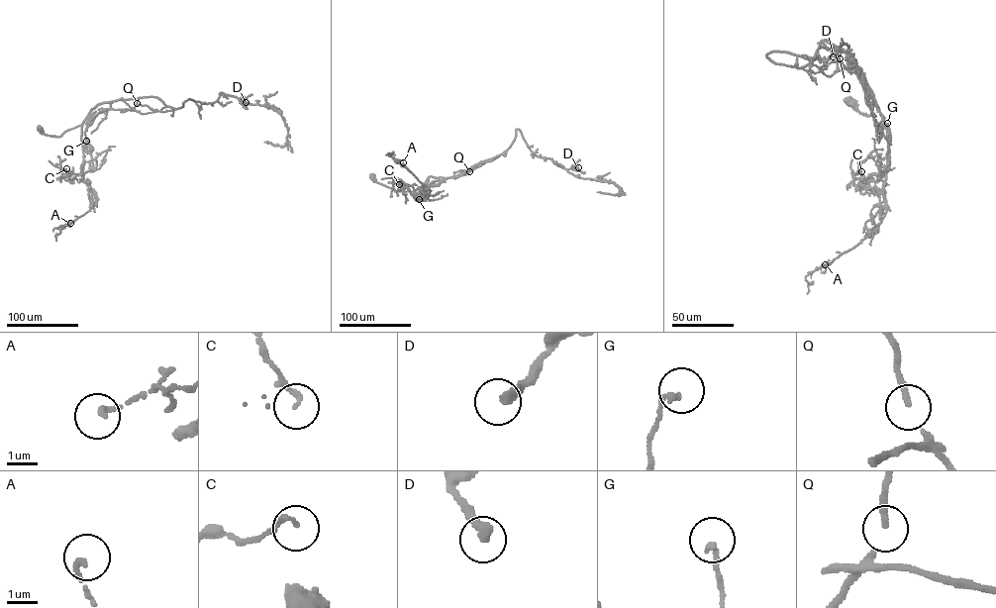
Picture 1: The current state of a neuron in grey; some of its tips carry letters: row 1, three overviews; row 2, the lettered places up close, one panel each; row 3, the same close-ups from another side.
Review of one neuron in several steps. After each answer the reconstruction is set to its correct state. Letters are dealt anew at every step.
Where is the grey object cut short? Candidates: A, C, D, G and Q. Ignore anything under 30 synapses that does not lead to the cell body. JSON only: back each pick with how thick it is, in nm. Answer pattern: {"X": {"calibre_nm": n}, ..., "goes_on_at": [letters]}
{"goes_on_at": []}

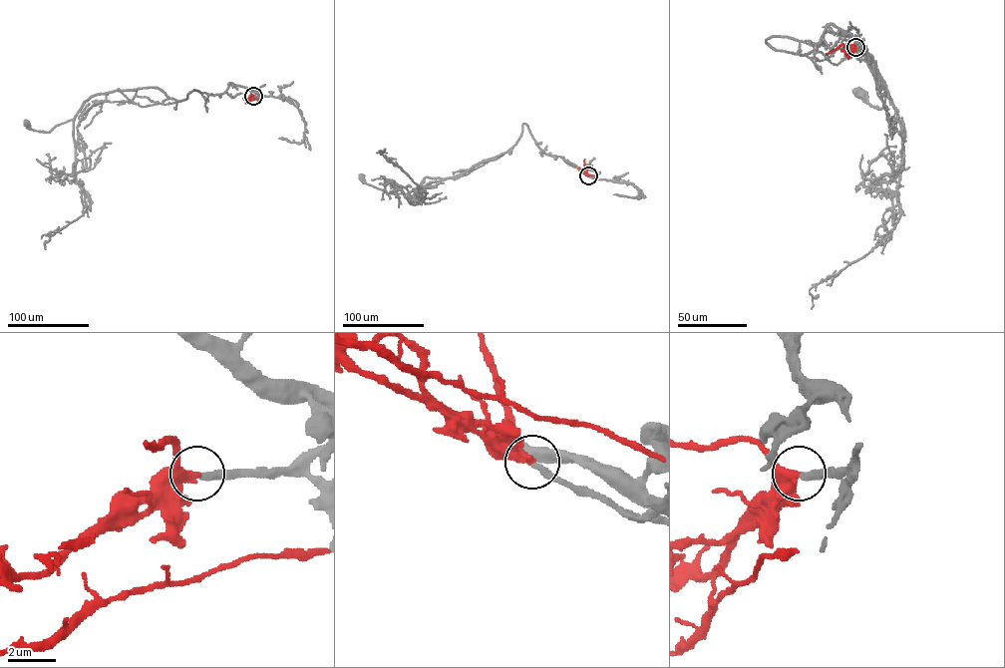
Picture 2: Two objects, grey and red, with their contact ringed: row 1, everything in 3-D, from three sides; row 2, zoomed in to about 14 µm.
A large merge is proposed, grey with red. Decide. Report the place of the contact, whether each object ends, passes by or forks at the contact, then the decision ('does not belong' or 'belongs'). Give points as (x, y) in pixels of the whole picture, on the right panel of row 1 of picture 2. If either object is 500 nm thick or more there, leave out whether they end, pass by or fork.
place (855, 47); grey ends; red ends; belongs

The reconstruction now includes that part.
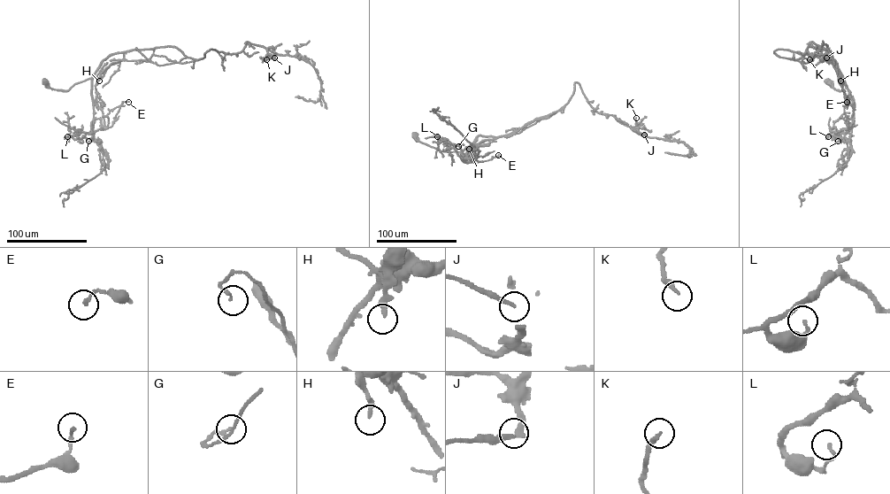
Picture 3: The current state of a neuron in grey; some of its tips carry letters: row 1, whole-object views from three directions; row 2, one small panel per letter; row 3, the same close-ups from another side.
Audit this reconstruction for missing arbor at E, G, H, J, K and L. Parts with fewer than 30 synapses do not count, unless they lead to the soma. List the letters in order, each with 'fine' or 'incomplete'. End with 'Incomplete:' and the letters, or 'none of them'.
E: fine
G: fine
H: fine
J: fine
K: fine
L: fine
Incomplete: none of them

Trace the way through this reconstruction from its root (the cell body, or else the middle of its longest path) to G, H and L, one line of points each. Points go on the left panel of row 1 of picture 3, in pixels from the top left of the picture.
G: (44, 81), (50, 88), (67, 90), (74, 84), (91, 79), (94, 140), (91, 137), (88, 141)
H: (44, 81), (50, 88), (67, 90), (90, 79), (108, 57), (123, 53), (123, 59), (107, 67), (99, 81)
L: (44, 81), (50, 88), (67, 90), (74, 84), (91, 79), (91, 129), (83, 137), (67, 136)

